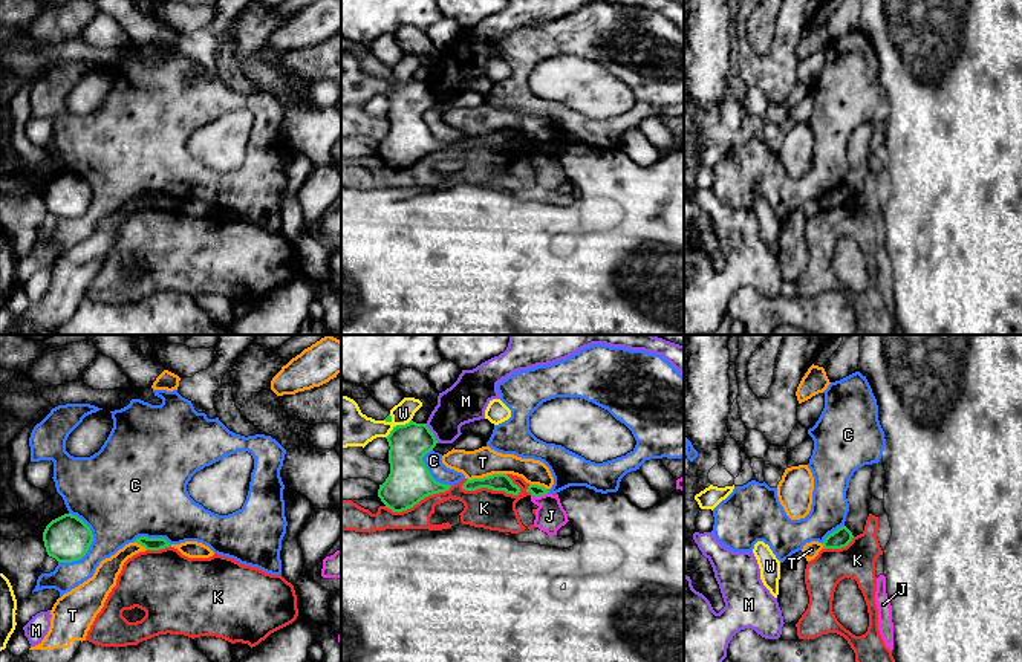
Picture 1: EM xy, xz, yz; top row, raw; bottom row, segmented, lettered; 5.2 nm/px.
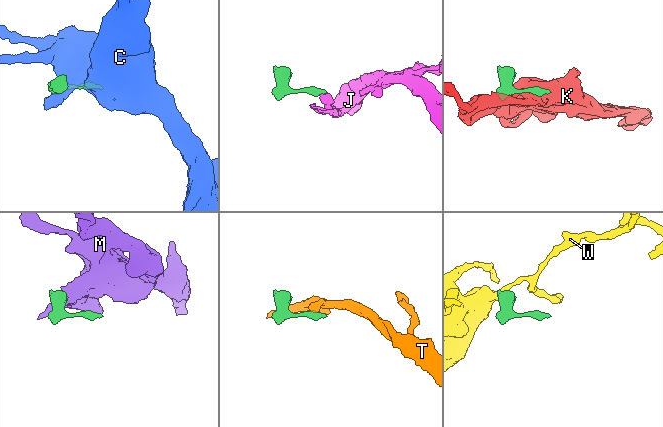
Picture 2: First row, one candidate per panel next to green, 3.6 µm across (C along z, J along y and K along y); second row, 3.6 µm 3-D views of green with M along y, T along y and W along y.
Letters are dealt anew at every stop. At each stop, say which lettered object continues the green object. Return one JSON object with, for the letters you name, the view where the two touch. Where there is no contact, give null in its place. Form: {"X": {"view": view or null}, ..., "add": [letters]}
{"add": []}

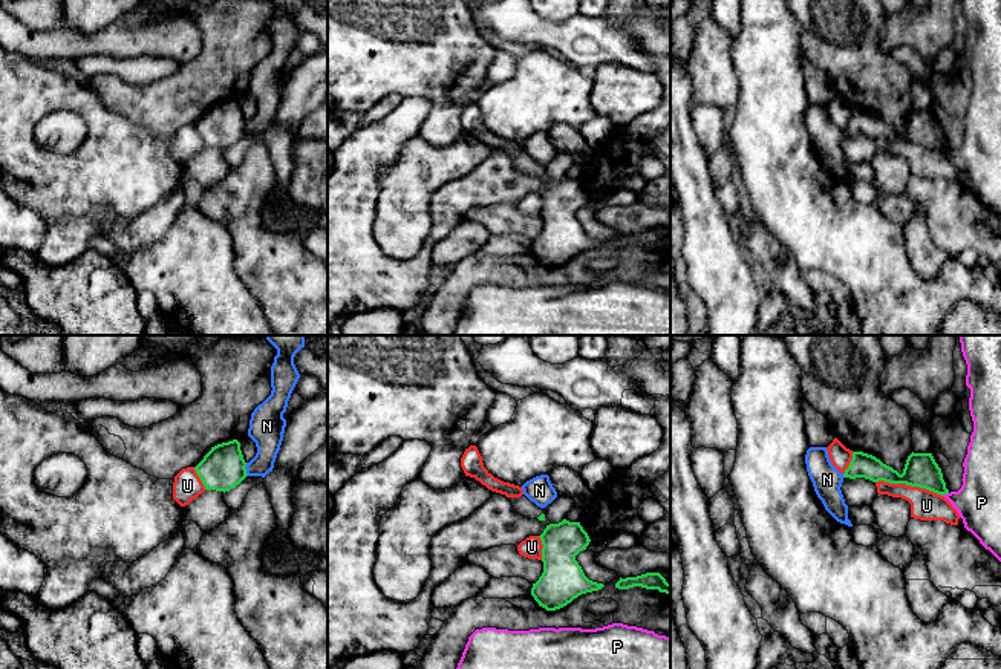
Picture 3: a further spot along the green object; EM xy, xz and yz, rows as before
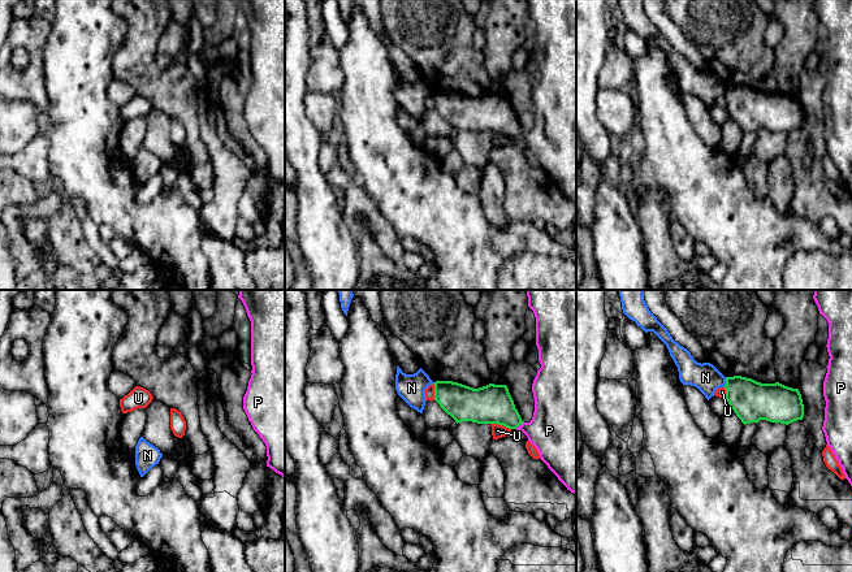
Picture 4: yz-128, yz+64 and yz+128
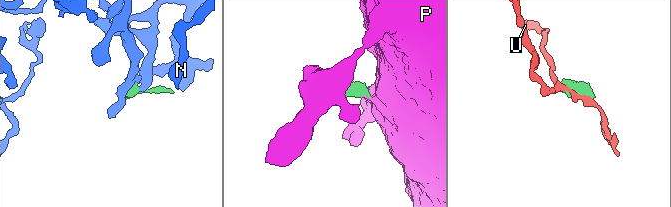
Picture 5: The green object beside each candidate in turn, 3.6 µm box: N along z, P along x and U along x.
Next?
{"P": {"view": "yz"}, "add": ["P"]}

